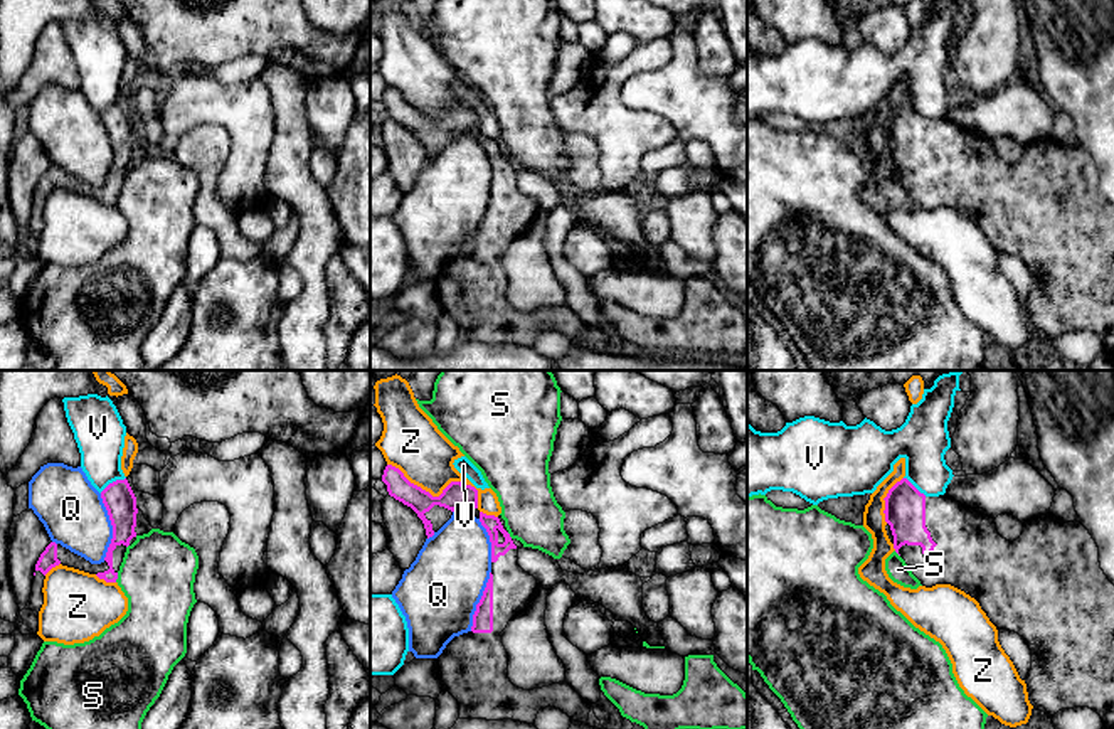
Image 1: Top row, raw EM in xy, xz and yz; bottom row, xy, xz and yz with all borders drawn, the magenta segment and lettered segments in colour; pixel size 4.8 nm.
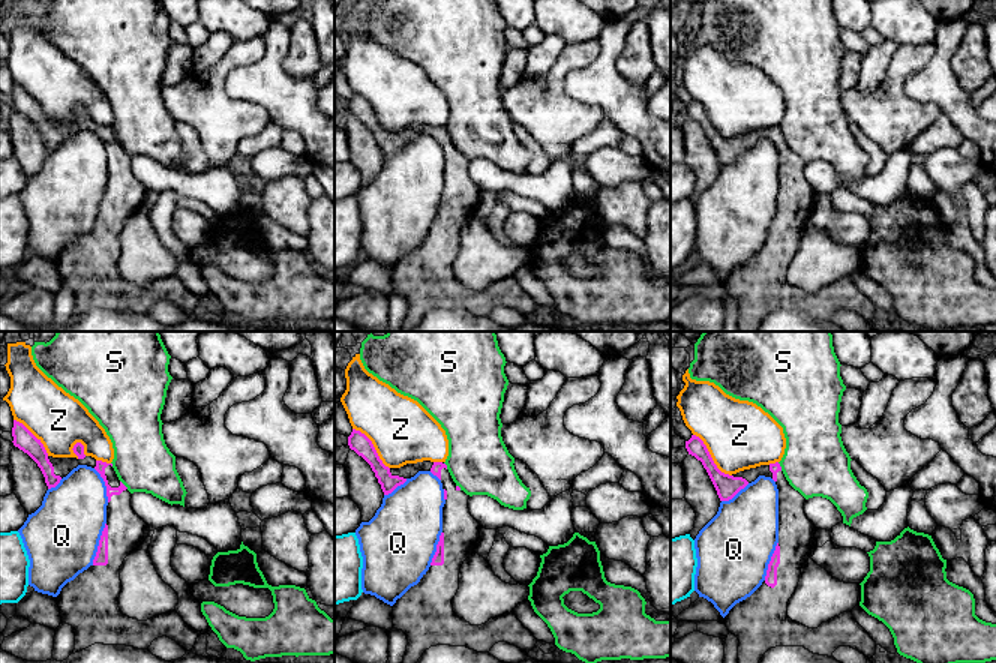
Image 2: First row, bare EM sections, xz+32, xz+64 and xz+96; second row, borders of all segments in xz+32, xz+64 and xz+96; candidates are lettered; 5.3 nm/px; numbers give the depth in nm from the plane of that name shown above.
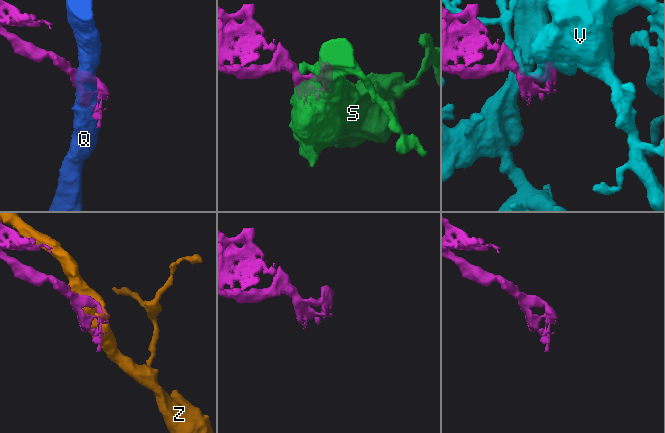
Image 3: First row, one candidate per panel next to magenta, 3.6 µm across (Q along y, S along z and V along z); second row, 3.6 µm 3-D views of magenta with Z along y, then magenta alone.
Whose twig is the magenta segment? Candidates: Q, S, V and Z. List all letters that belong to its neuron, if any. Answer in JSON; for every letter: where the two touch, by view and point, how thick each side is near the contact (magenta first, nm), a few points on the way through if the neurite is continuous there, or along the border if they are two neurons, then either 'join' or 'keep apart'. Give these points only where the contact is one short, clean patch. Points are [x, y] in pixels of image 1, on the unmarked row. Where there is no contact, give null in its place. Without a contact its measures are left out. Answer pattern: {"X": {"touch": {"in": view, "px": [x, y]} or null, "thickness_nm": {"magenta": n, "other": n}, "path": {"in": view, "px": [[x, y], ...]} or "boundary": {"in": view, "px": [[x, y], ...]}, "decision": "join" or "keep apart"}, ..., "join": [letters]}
{"Q": {"touch": {"in": "xy", "px": [113, 150]}, "thickness_nm": {"magenta": 150, "other": 300}, "decision": "keep apart"}, "S": {"touch": {"in": "xy", "px": [116, 201]}, "thickness_nm": {"magenta": 110, "other": 360}, "boundary": {"in": "xy", "px": [[118, 196], [115, 204]]}, "decision": "keep apart"}, "V": {"touch": {"in": "xy", "px": [113, 105]}, "thickness_nm": {"magenta": 150, "other": 240}, "decision": "keep apart"}, "Z": {"touch": {"in": "xz", "px": [443, 115]}, "thickness_nm": {"magenta": 140, "other": 280}, "decision": "keep apart"}, "join": []}

